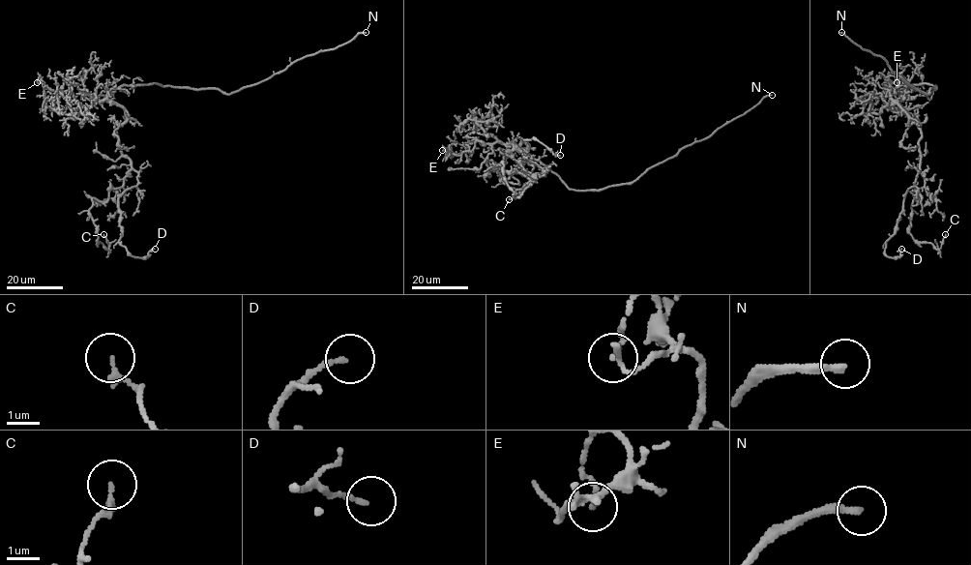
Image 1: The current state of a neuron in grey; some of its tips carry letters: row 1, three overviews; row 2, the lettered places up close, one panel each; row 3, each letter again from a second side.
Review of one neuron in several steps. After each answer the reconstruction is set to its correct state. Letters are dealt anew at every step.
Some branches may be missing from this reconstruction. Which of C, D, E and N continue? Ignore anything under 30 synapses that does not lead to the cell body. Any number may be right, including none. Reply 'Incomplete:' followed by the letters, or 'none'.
Incomplete: N

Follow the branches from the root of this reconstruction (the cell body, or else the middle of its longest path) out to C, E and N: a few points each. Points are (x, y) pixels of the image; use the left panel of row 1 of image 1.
C: (127, 85), (107, 98), (125, 110), (115, 130), (131, 169), (89, 209), (107, 249), (103, 234)
E: (127, 85), (111, 89), (104, 99), (91, 105), (56, 108), (44, 104), (44, 83), (40, 75), (37, 82)
N: (127, 85), (160, 84), (219, 89), (232, 94), (269, 78), (298, 60), (336, 48), (366, 32)

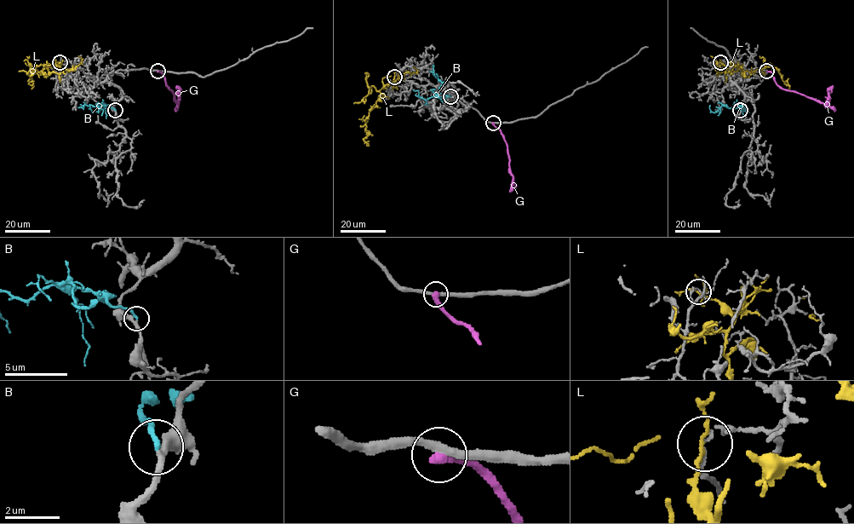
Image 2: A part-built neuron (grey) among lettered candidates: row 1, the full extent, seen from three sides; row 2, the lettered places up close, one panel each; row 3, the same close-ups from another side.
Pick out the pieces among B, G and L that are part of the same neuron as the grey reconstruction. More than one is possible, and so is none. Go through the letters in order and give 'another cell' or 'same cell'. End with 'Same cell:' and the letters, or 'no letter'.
B: same cell
G: another cell
L: another cell
Same cell: B

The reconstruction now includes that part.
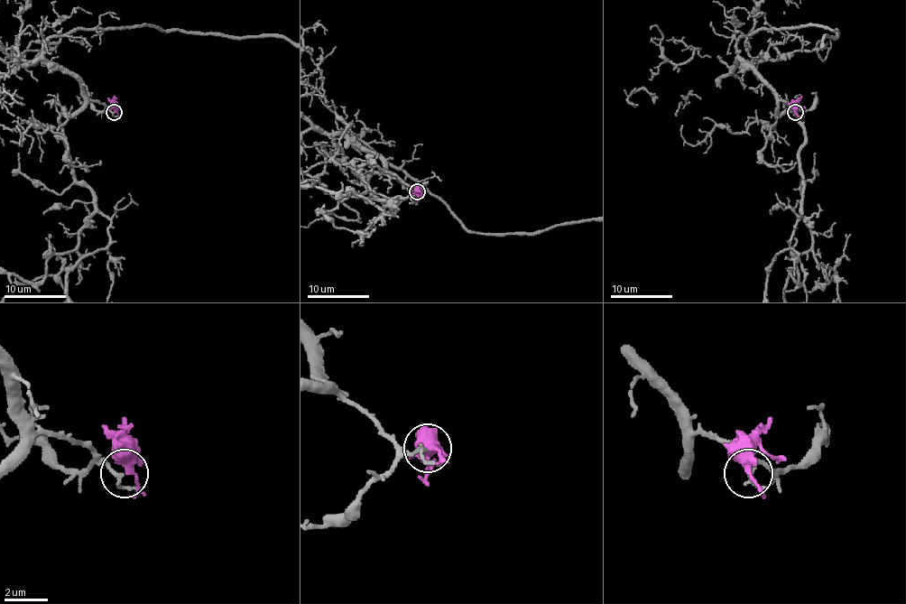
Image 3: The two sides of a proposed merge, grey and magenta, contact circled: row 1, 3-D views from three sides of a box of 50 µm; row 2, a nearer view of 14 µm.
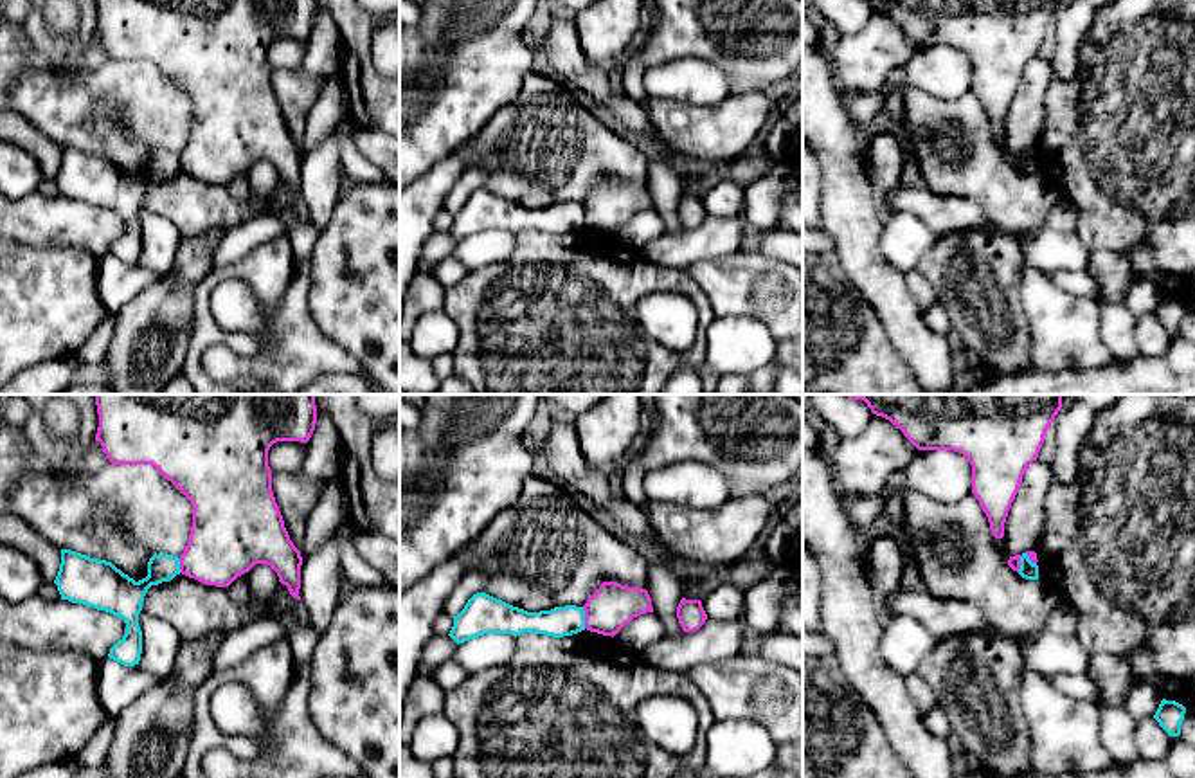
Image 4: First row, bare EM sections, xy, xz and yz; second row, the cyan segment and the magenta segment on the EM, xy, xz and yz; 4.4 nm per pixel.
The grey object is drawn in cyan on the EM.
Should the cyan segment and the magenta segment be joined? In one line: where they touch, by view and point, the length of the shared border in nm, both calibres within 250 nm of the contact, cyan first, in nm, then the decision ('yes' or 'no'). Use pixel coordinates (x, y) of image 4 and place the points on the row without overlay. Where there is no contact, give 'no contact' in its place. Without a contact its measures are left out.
xz (584, 215) | 100 nm | 140/200 nm | no

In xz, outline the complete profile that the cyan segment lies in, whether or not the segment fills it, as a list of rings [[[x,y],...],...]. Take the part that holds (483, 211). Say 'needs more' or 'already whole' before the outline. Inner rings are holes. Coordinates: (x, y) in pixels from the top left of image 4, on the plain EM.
already whole; [[[477,189],[454,213],[454,223],[448,232],[459,241],[484,231],[511,231],[517,234],[524,229],[535,229],[563,234],[581,227],[585,227],[583,204],[565,202],[527,209],[486,189]]]

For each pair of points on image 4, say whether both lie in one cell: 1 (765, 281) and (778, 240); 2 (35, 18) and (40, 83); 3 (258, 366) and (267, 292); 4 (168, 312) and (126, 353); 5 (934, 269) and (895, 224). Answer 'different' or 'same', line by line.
1: different
2: different
3: different
4: same
5: different

